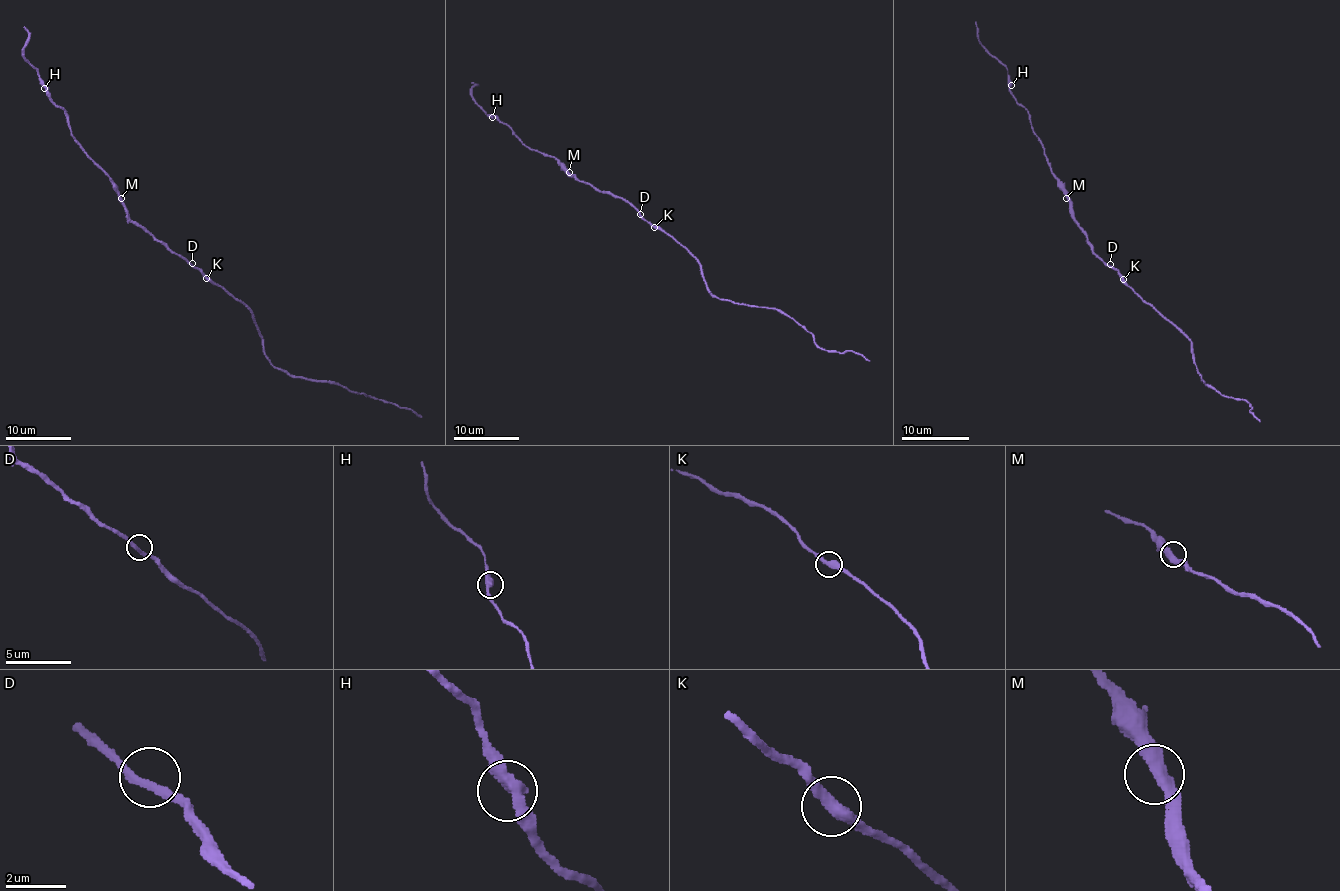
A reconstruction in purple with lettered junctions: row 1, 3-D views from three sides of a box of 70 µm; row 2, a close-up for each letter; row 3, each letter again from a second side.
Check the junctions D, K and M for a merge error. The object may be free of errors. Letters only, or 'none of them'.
none of them

